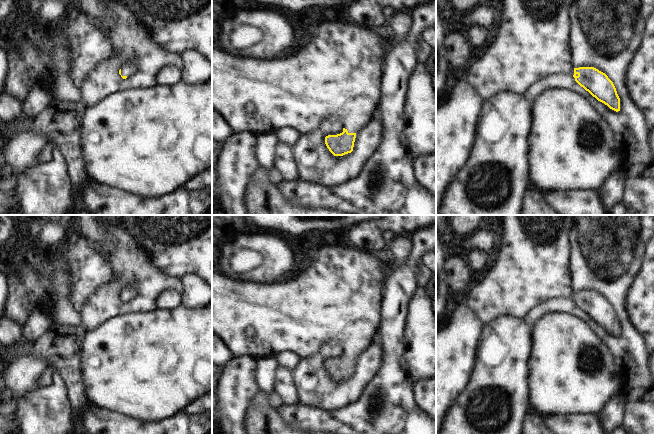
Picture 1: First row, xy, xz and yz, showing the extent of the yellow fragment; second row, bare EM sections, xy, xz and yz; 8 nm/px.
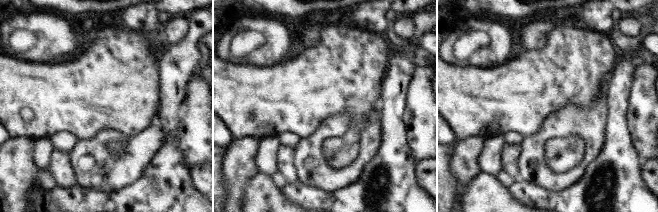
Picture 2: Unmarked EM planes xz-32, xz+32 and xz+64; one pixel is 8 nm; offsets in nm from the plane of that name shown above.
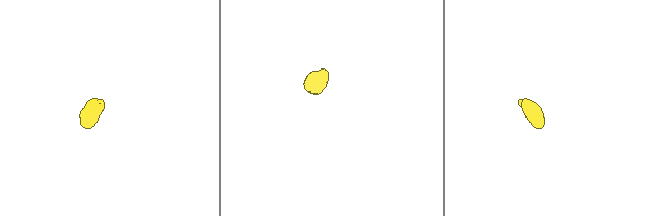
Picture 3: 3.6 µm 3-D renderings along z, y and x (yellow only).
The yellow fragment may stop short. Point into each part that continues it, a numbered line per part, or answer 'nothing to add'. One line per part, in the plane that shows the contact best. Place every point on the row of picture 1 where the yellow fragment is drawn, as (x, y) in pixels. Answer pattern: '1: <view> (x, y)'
1: xz (337, 75)

